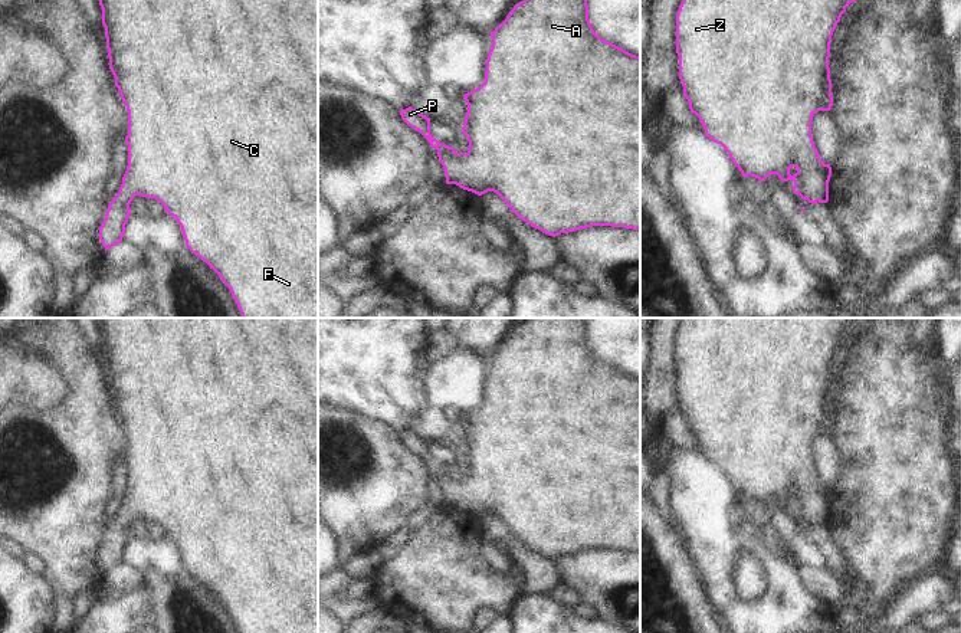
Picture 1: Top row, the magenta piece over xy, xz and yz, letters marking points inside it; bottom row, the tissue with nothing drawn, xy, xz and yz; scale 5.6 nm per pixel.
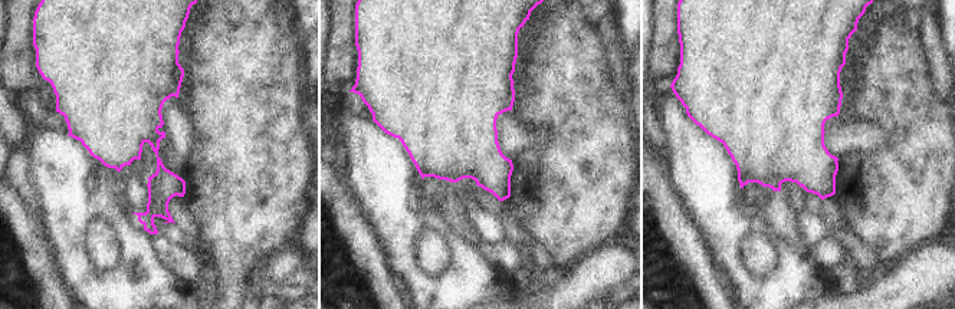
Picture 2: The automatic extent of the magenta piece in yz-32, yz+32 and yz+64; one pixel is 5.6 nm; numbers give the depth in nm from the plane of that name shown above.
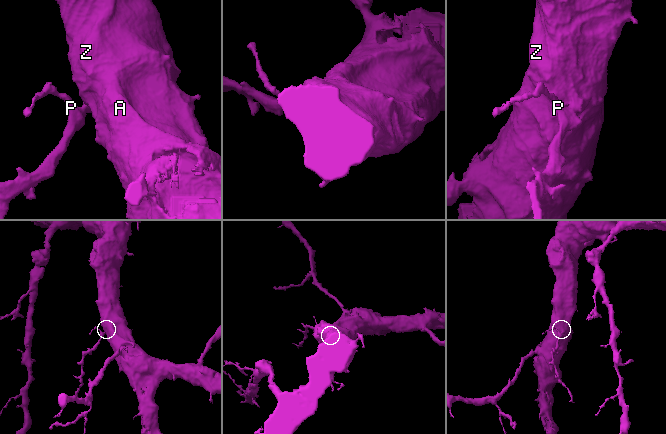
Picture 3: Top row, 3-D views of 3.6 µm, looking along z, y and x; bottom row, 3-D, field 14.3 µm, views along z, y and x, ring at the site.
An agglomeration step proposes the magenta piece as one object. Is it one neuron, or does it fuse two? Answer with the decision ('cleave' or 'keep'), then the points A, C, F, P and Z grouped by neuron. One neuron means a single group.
keep; groups A C F P Z

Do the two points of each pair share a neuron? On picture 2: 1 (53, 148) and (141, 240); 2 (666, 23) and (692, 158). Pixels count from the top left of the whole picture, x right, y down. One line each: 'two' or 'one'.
1: one
2: two

